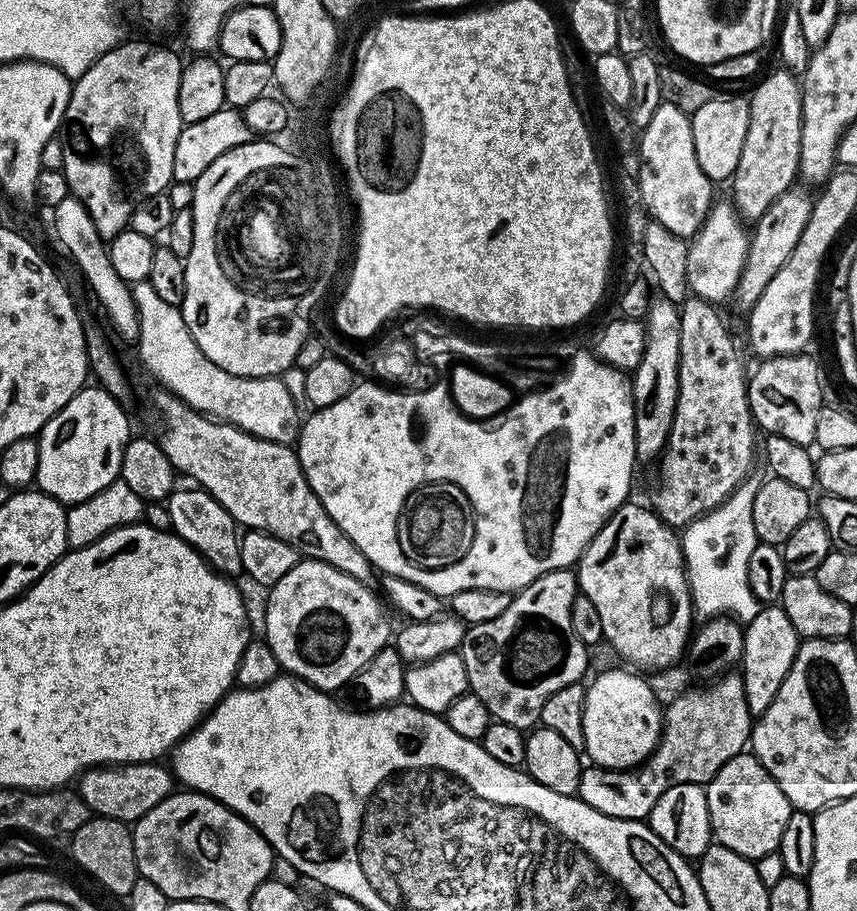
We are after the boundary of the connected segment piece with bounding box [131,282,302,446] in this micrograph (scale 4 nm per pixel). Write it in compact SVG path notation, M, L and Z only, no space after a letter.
M146 282L131 285L131 290L140 319L140 360L161 389L171 392L203 416L223 420L270 442L295 445L300 435L302 412L294 398L290 398L290 390L286 390L280 376L235 376L222 370L222 366L214 366L214 362L198 350L198 342L194 342L177 305L165 302L154 286Z

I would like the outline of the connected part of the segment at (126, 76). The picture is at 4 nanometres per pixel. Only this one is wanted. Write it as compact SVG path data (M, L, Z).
M148 40L121 42L99 56L72 85L72 93L64 111L62 139L64 142L63 173L69 193L86 206L94 226L105 242L113 240L132 223L134 210L146 198L165 191L173 183L174 146L182 127L178 110L180 85L179 60L168 48Z

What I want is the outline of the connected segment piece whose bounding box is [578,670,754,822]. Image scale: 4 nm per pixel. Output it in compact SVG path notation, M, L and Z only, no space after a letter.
M733 670L718 680L692 687L696 688L666 704L660 740L644 763L623 770L588 766L581 771L578 798L586 806L610 818L647 821L658 798L670 786L707 785L730 758L741 755L749 747L754 717L746 706L743 675Z

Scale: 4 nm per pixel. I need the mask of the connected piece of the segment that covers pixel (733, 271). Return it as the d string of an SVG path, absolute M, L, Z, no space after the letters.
M713 203L709 207L699 230L696 231L695 236L691 237L688 246L688 261L686 262L689 293L694 296L701 296L702 299L709 300L710 303L717 306L723 305L723 300L726 299L727 301L733 295L736 283L739 281L739 276L743 270L744 260L747 258L750 237L746 230L744 233L743 226L745 227L745 225L742 223L737 209L731 203L728 204Z

